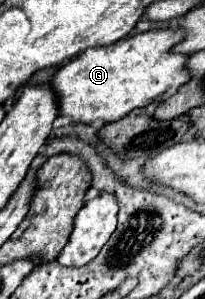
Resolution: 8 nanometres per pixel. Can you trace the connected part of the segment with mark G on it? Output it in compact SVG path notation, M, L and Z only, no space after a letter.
M147 30L121 38L111 46L87 50L69 60L49 80L59 114L69 116L73 124L93 124L97 120L109 124L135 108L171 98L189 80L189 72L185 70L187 56L169 52L181 38L181 30Z

